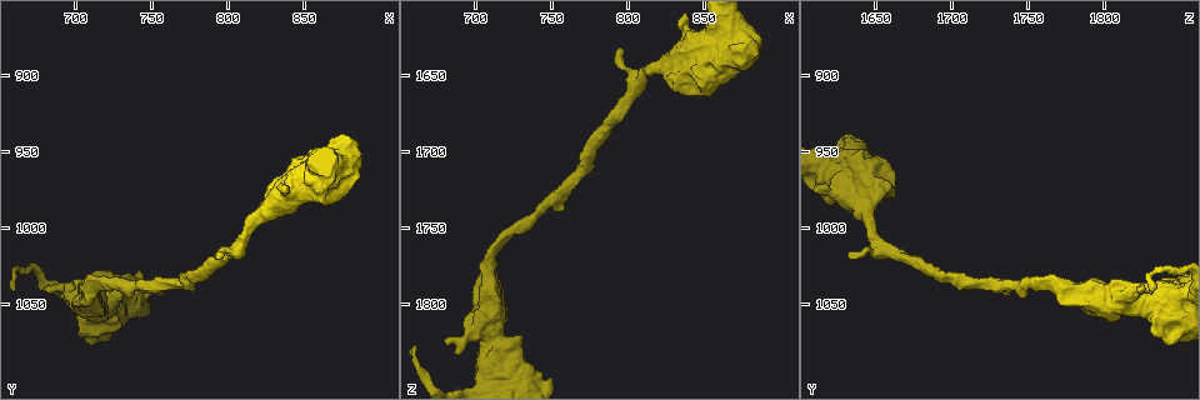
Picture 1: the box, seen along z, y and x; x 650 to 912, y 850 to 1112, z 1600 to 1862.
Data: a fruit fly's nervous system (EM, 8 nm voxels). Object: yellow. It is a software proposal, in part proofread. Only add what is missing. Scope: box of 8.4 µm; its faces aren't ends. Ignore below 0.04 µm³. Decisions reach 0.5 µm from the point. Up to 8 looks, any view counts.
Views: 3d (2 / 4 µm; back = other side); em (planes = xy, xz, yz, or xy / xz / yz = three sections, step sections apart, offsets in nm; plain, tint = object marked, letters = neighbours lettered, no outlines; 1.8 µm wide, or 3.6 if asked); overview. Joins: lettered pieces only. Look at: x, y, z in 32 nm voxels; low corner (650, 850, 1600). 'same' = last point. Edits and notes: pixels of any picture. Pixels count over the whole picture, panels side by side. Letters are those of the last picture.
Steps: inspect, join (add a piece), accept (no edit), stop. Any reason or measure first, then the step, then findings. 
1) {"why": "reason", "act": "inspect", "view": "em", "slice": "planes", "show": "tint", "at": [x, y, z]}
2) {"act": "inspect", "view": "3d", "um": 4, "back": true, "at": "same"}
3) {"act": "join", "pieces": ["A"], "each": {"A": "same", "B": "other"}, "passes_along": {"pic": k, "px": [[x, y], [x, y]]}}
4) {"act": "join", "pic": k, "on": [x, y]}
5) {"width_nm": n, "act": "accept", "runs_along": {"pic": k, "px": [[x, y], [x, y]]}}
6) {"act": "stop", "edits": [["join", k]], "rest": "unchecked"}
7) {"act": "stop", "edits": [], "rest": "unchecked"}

{"why": "thick end", "act": "inspect", "view": "em", "um": 3.6, "slice": "planes", "show": "letters", "at": [884, 942, 1636]}

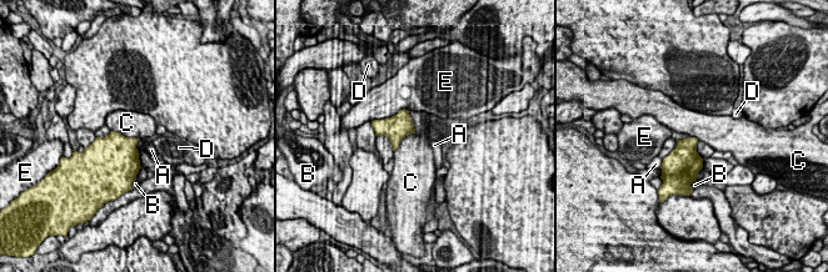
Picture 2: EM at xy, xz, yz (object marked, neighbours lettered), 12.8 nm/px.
{"act": "accept", "each": {"A": "other", "B": "other", "C": "other", "D": "other", "E": "other"}, "found": "none of them fits"}

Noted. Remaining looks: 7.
{"why": "an open end", "act": "inspect", "view": "3d", "um": 4, "at": [794, 1018, 1632]}

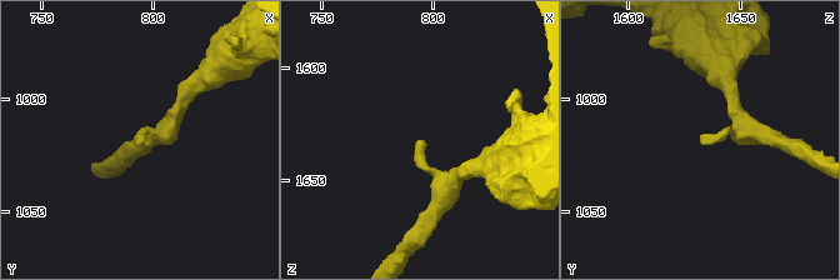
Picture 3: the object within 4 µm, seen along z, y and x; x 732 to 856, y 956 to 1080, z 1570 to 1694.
{"why": "need the tissue", "act": "inspect", "view": "em", "slice": "planes", "show": "plain", "at": [792, 1019, 1632]}

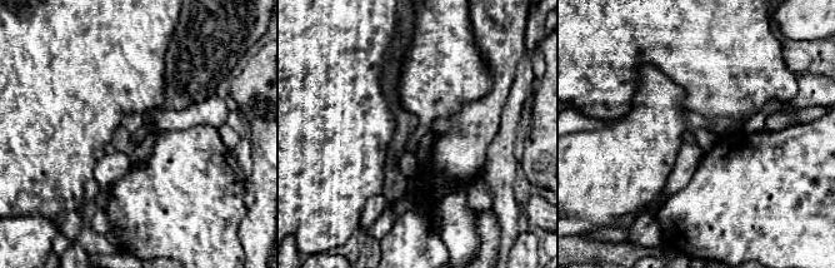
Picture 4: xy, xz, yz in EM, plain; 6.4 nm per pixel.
{"why": "what lies round it", "act": "inspect", "view": "em", "slice": "planes", "show": "letters", "at": "same"}

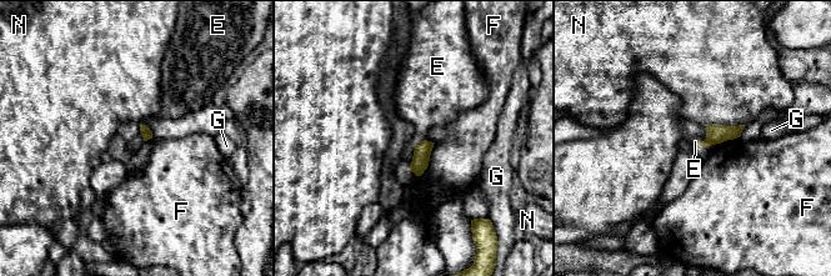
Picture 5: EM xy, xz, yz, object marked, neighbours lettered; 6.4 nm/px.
{"act": "accept", "each": {"E": "other", "F": "other", "G": "other", "N": "other"}, "border": {"pic": 5, "px": [[140, 124], [144, 124], [150, 130]]}, "found": "none of them fits"}

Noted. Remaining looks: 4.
{"why": "thick end", "act": "inspect", "view": "3d", "um": 2, "at": [678, 1040, 1824]}

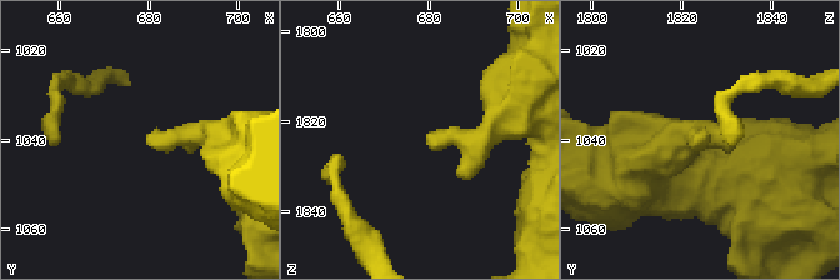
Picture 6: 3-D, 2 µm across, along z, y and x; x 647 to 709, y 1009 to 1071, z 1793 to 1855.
{"act": "inspect", "view": "em", "slice": "xz", "step": 16, "show": "letters", "at": [679, 1040, 1822]}

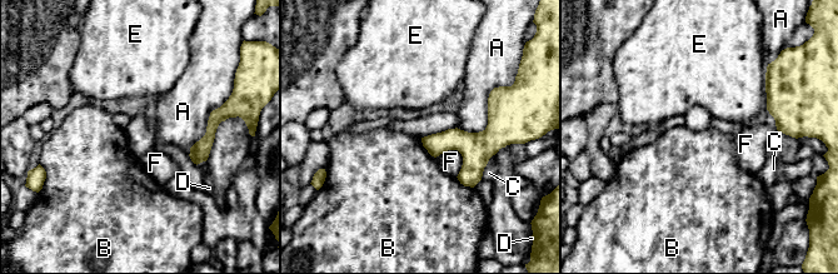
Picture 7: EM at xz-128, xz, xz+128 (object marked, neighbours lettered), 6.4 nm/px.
{"act": "accept", "each": {"A": "other", "B": "other", "C": "other", "D": "other", "E": "other", "F": "other"}, "found": "no lettered piece goes on from it"}

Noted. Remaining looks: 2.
{"act": "stop", "edits": [], "rest": "unchecked"}

